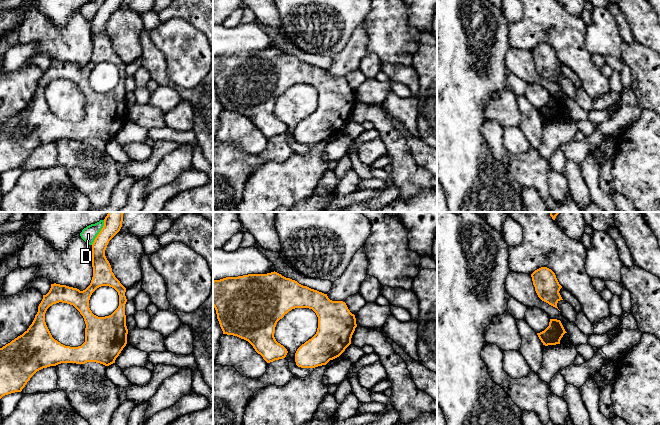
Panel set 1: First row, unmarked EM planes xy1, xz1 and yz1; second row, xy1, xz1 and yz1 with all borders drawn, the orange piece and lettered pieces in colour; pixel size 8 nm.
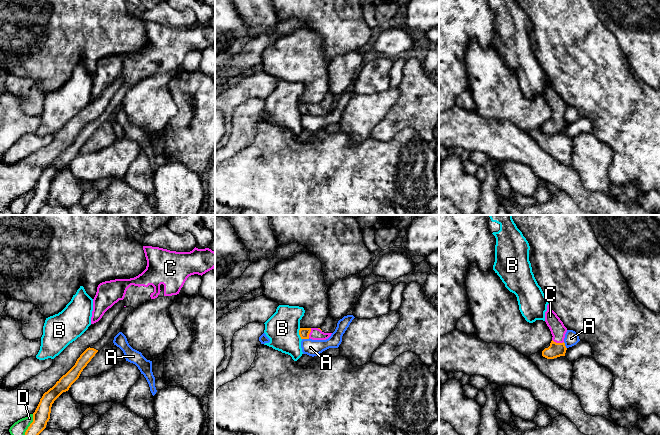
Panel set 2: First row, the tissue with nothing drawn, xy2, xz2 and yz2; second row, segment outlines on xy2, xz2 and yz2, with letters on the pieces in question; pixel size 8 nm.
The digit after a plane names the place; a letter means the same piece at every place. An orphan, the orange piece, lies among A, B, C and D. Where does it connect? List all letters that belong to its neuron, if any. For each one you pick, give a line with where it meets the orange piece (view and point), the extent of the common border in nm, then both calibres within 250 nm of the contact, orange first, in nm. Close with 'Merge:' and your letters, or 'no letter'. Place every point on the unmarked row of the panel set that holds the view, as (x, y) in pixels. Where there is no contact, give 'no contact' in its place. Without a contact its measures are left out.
C: contact yz2 (558, 119); length 100 nm; calibres 120 and 120 nm
Merge: C

